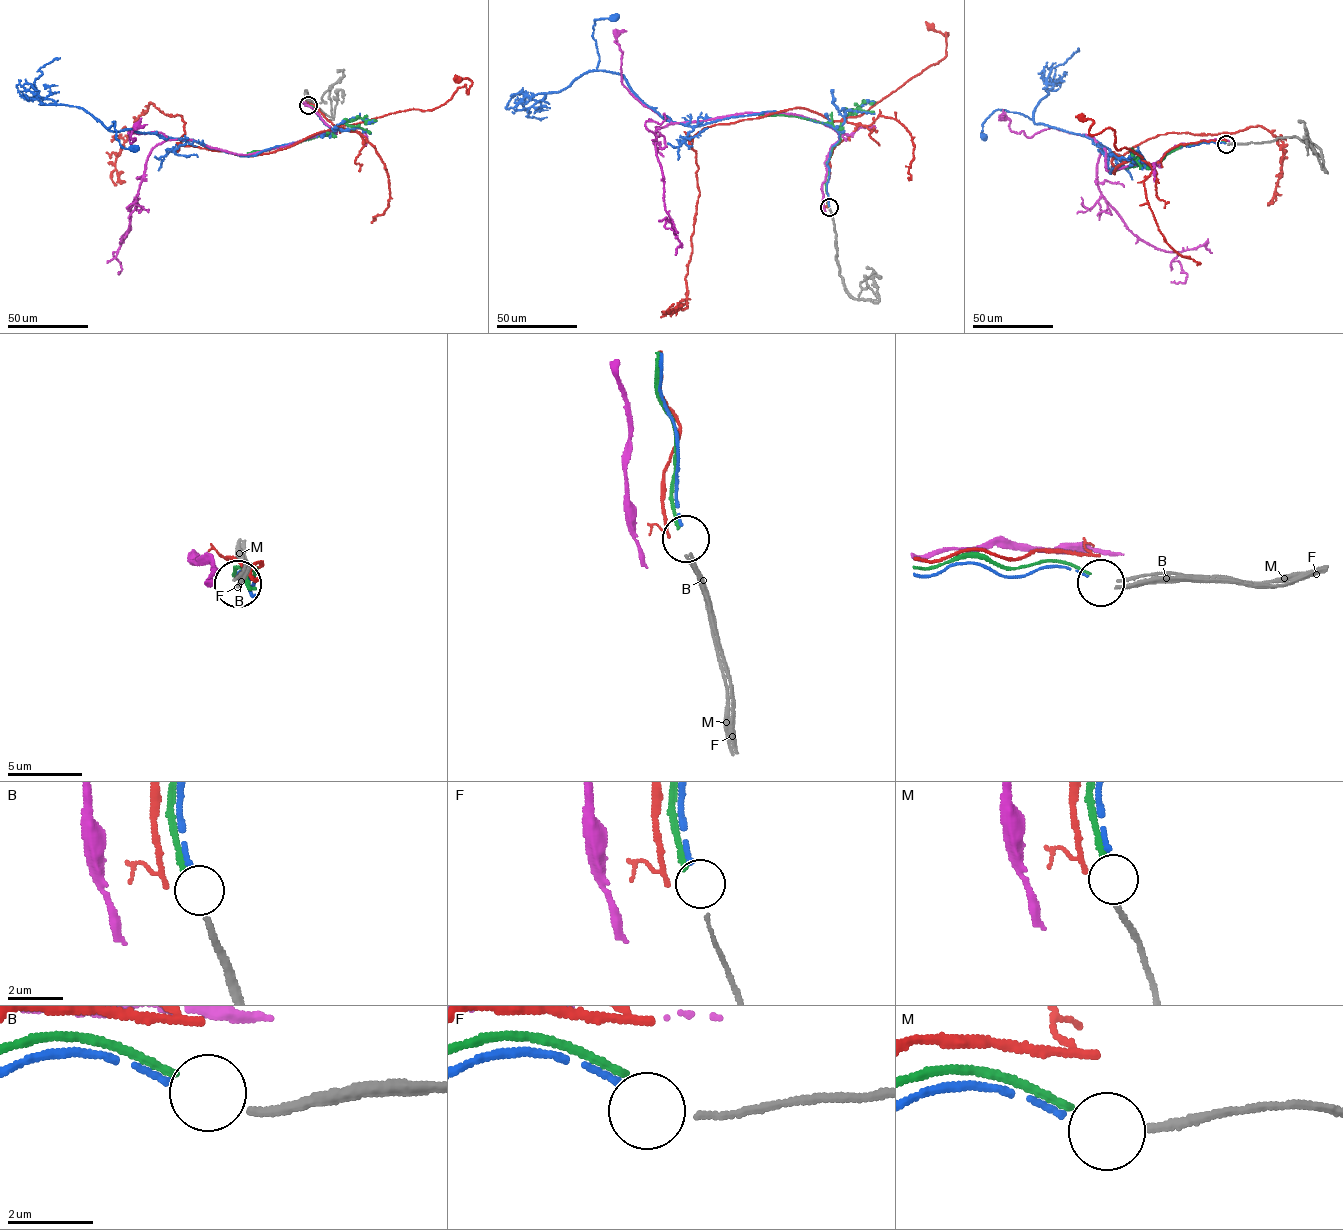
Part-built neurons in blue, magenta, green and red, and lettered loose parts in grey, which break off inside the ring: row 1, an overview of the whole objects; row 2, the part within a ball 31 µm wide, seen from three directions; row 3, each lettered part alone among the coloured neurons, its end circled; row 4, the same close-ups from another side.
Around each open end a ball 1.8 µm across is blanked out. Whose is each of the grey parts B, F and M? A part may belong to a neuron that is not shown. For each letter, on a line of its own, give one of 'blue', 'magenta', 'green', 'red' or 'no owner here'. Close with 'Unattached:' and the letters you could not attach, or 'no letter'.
B: blue
F: no owner here
M: green
Unattached: F

